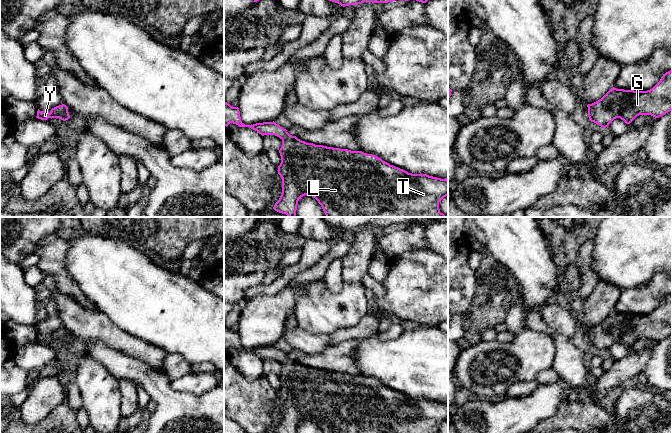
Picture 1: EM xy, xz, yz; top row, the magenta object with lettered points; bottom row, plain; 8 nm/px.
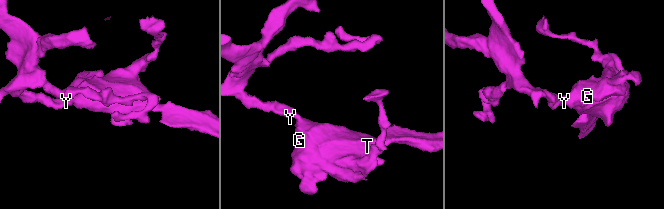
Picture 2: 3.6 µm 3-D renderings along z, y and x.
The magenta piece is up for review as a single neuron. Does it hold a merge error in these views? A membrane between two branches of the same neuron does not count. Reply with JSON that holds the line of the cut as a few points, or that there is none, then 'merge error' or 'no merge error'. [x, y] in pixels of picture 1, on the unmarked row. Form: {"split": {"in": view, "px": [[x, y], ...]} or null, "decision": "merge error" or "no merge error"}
{"split": null, "decision": "no merge error"}

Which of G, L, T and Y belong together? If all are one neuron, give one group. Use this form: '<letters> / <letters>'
G L T Y

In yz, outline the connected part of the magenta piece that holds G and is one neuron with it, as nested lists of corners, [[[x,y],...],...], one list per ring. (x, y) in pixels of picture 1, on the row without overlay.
[[[672,294],[650,314],[634,315],[613,311],[601,323],[588,328],[591,346],[606,352],[616,342],[630,348],[639,339],[659,342],[672,334]]]

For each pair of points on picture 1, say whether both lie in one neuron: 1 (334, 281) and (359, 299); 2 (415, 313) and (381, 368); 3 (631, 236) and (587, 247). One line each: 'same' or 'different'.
1: different
2: different
3: different

